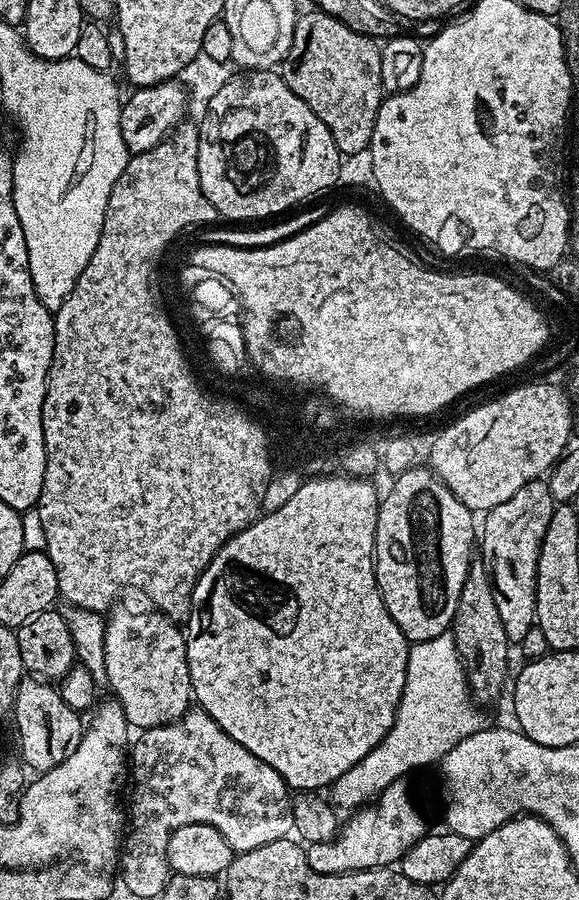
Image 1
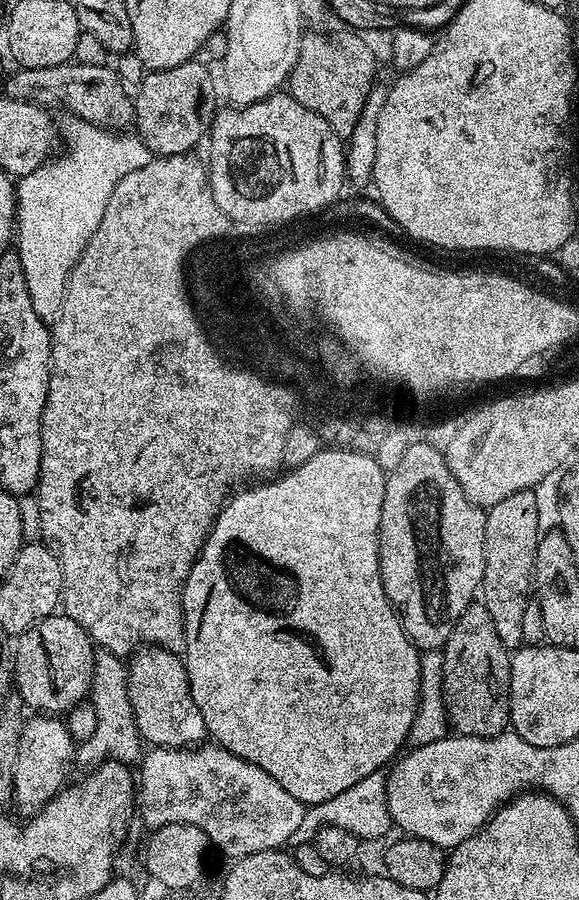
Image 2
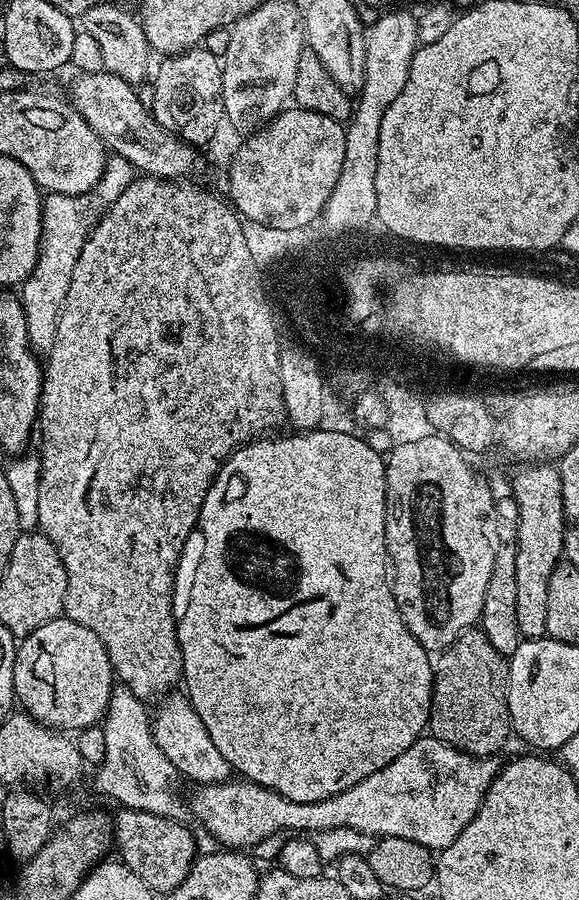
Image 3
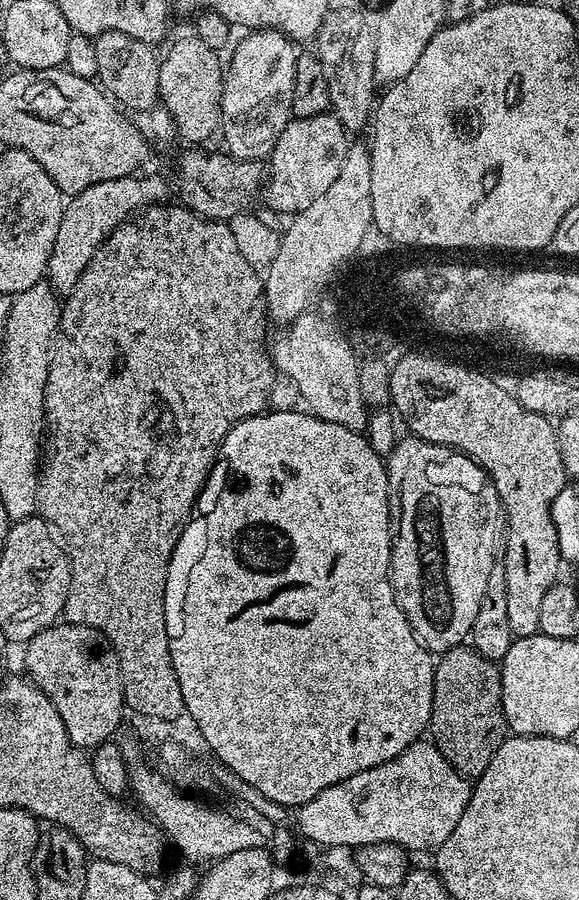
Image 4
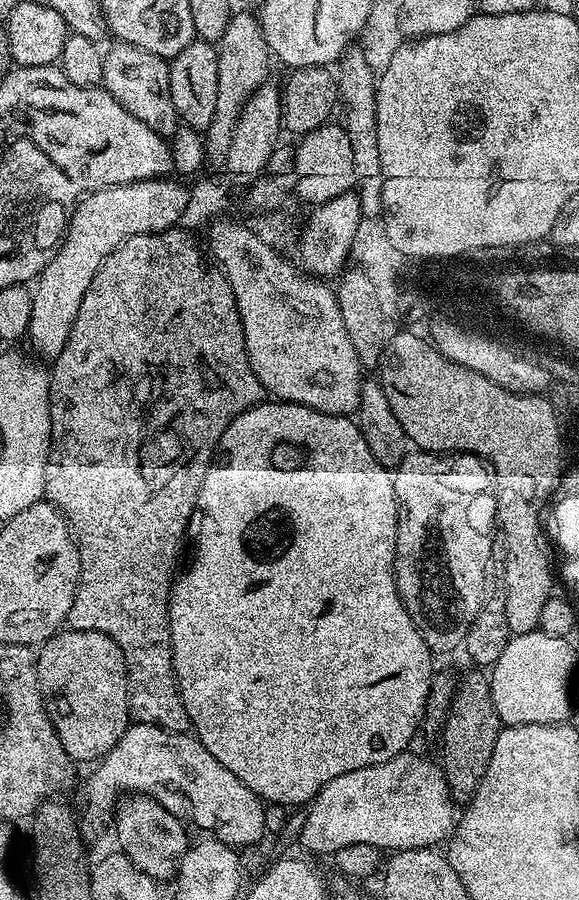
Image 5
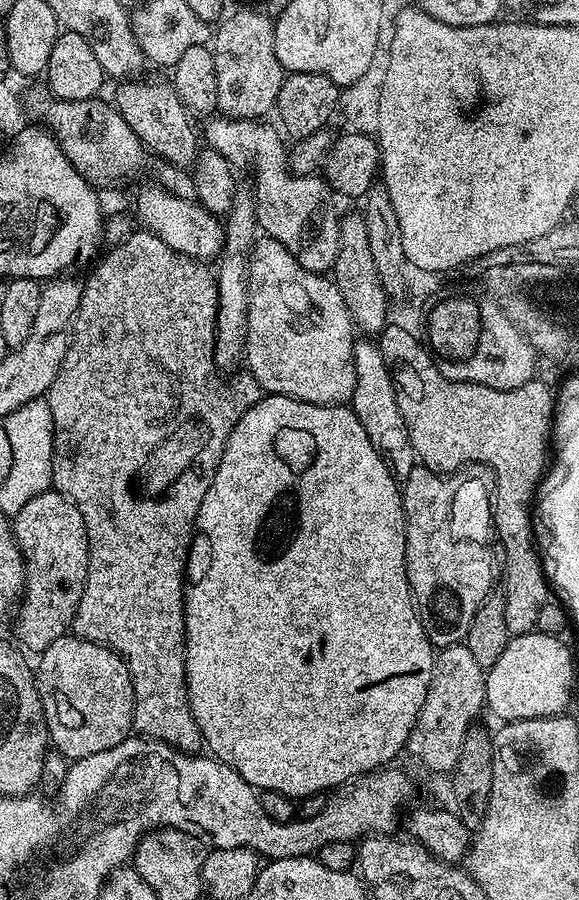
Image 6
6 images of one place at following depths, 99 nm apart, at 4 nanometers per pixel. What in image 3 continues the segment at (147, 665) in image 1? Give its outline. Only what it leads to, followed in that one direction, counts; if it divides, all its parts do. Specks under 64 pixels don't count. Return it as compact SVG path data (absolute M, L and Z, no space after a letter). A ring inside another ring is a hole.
M173 693L165 697L160 703L157 712L155 709L152 722L152 737L158 744L177 773L194 781L194 784L219 784L231 779L232 767L218 751L218 746L211 741L206 726L202 726L202 718L194 710L193 706L181 693Z

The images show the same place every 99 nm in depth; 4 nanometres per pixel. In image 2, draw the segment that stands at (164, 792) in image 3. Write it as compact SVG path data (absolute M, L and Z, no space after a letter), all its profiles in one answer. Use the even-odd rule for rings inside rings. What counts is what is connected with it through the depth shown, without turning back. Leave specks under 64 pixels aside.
M103 650L93 655L92 665L94 674L90 689L90 702L98 714L98 726L94 726L94 734L91 738L77 747L75 763L79 767L81 764L81 769L84 770L101 763L102 758L111 758L119 760L122 764L131 765L141 759L142 739L139 730L136 729L134 710L131 709L128 697L128 666L121 657Z

